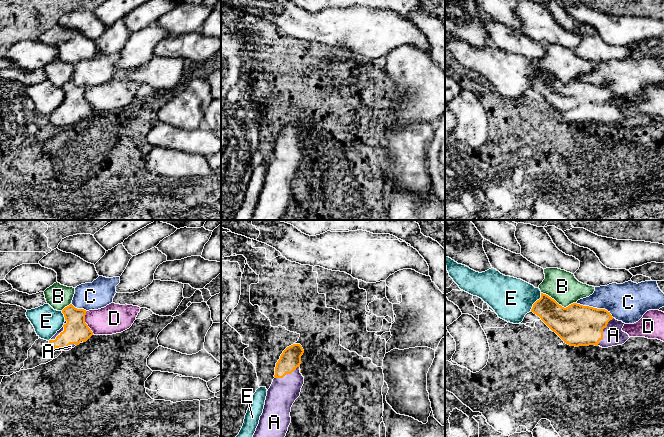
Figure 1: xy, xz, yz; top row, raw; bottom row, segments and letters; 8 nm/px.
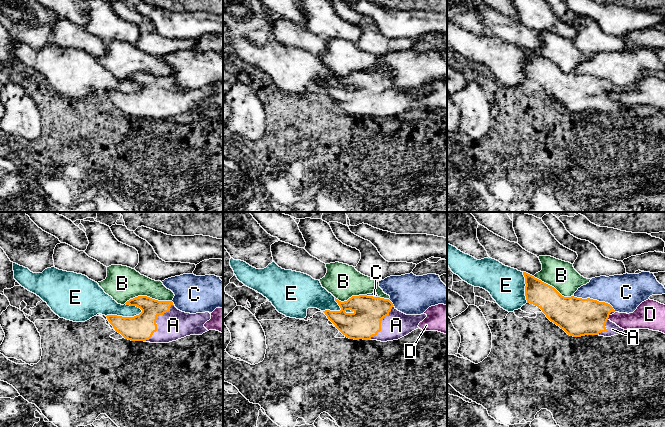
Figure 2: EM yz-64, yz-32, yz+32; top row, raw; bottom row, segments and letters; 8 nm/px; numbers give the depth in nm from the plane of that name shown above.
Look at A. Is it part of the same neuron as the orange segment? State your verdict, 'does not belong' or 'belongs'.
belongs

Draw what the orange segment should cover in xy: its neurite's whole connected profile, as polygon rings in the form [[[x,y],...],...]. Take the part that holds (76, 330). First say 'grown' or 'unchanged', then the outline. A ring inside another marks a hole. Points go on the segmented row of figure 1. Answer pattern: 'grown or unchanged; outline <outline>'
grown; outline [[[72,304],[65,307],[63,327],[49,340],[49,344],[57,351],[69,351],[80,343],[86,342],[93,332],[85,323],[86,310],[77,309]]]

